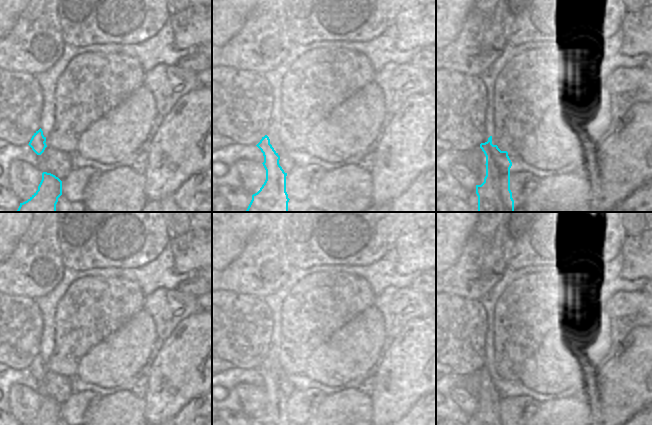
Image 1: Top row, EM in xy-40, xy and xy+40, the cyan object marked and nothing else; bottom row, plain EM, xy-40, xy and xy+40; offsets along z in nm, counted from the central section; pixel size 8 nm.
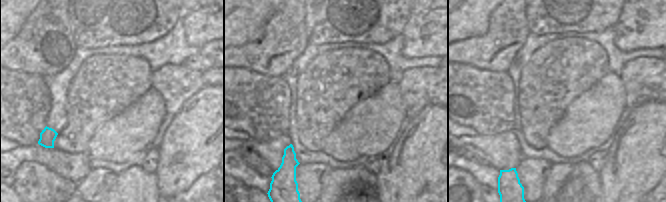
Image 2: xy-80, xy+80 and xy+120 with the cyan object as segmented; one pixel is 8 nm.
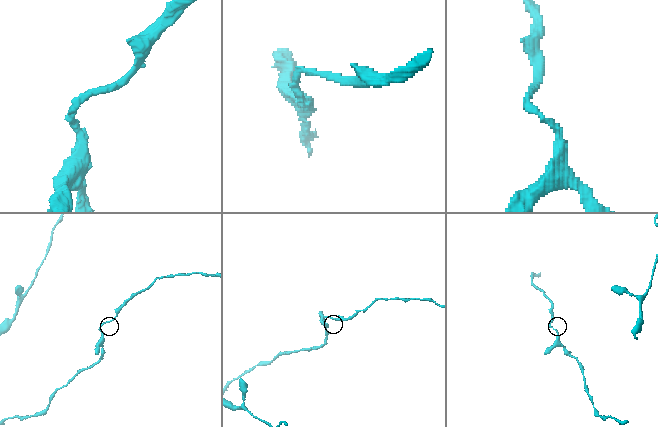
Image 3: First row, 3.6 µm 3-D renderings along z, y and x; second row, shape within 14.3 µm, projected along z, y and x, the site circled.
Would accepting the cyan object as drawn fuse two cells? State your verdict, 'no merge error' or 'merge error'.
no merge error

